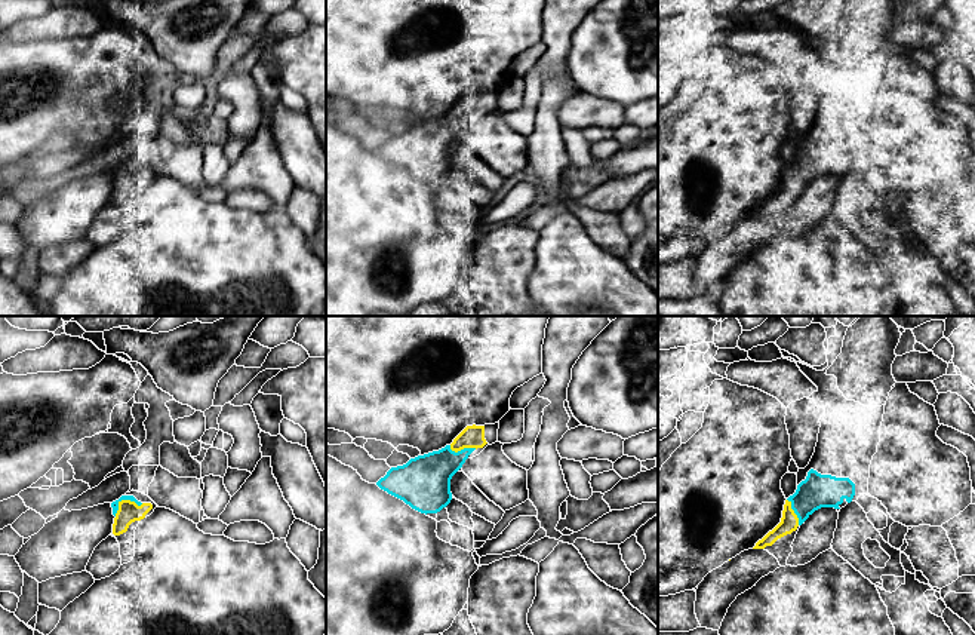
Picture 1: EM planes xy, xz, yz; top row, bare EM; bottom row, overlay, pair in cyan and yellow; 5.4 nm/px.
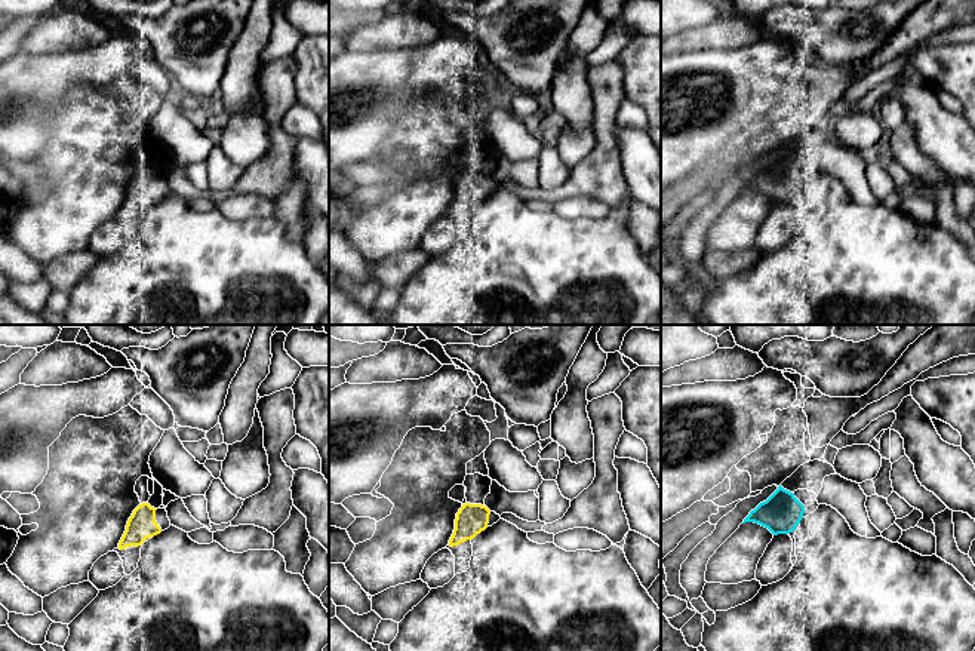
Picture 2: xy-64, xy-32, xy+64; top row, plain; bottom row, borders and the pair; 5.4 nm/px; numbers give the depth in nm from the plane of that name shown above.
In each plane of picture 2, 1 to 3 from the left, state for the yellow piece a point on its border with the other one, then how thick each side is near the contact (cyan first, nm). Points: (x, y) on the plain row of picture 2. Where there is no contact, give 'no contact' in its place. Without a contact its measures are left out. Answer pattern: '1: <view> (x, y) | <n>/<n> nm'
1: no contact
2: no contact
3: no contact

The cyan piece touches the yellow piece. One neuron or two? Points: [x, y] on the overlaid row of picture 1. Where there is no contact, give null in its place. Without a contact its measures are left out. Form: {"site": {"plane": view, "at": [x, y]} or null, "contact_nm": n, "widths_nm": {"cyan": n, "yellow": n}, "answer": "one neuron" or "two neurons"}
{"site": {"plane": "xy", "at": [125, 499]}, "contact_nm": 170, "widths_nm": {"cyan": 50, "yellow": 120}, "answer": "one neuron"}

